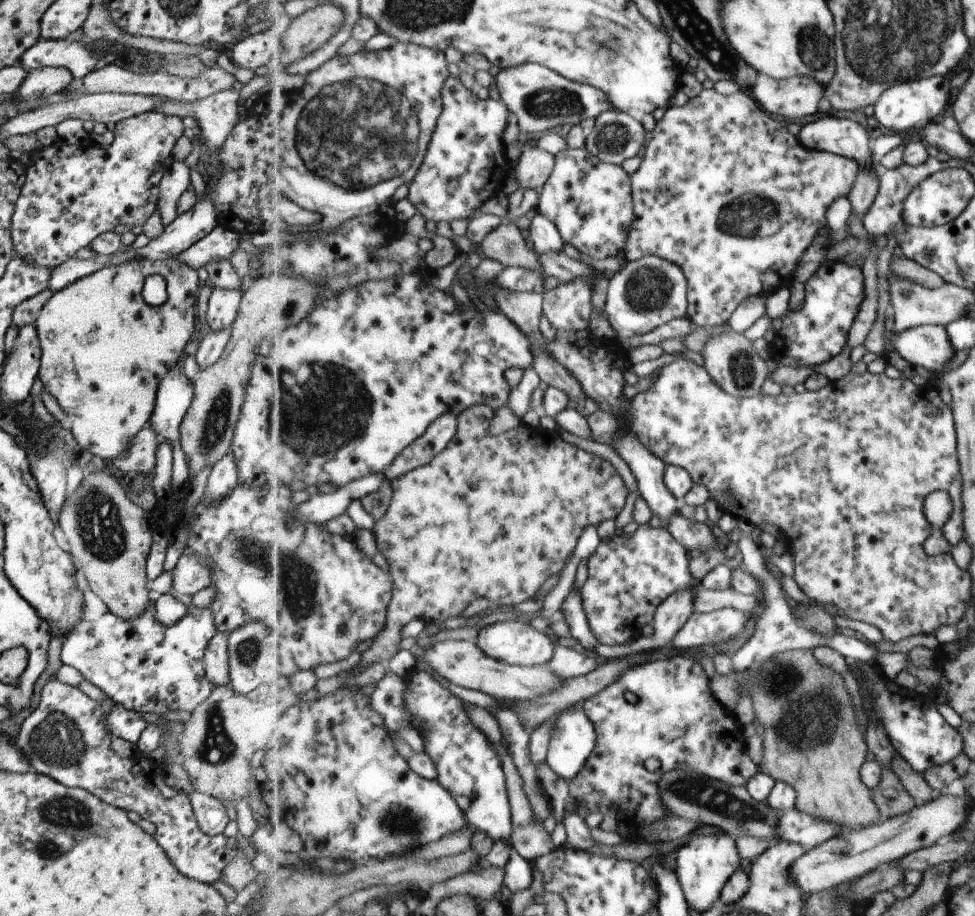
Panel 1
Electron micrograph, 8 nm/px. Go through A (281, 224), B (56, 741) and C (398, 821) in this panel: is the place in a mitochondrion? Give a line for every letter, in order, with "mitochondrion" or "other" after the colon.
A: other
B: mitochondrion
C: mitochondrion

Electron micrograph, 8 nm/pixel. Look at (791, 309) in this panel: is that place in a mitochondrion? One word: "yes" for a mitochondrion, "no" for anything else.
no

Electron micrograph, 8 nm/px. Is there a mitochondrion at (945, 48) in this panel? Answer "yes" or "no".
yes

